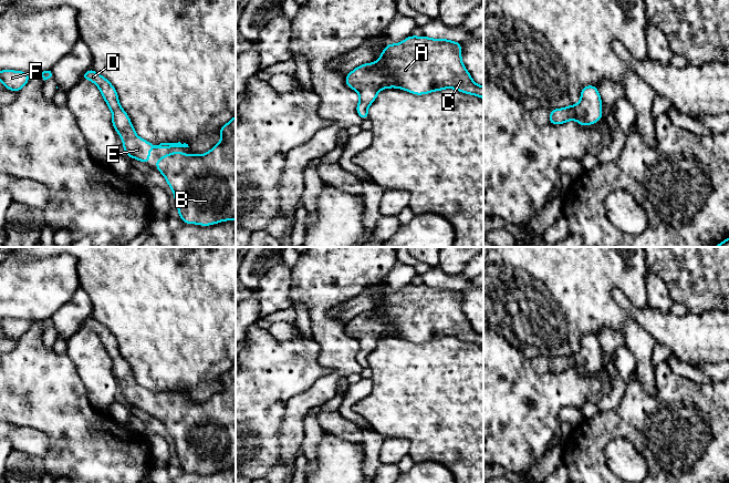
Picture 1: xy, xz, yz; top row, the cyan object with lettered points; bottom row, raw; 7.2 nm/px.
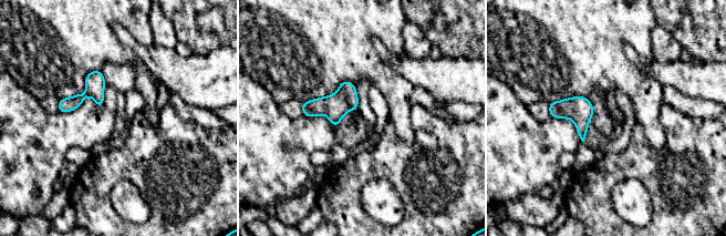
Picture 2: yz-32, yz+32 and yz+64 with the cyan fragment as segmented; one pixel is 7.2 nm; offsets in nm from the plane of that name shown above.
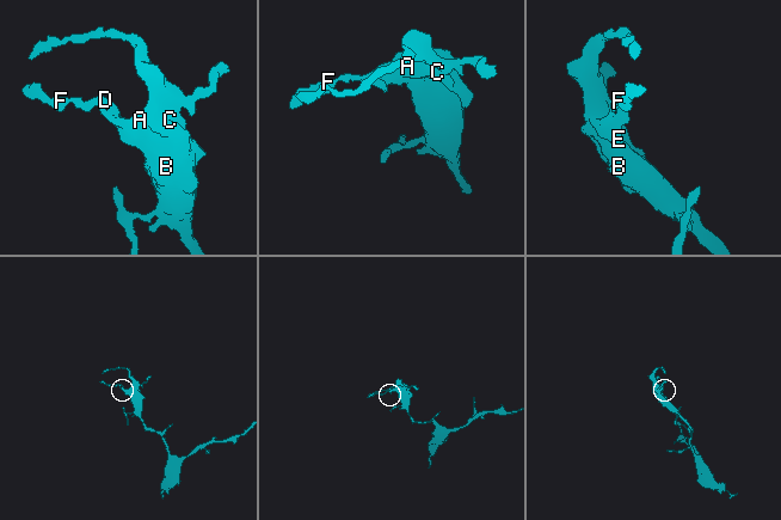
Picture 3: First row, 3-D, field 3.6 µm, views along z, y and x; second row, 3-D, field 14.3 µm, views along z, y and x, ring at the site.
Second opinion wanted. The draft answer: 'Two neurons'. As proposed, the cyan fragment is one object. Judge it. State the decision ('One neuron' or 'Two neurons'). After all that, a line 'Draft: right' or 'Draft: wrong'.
One neuron
Draft: wrong

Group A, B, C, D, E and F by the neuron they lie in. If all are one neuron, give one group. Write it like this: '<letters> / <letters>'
A B C D E F

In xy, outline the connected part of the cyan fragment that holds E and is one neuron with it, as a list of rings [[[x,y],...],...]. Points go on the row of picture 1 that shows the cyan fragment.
[[[92,69],[87,70],[82,75],[82,80],[90,80],[100,89],[106,104],[112,111],[112,124],[122,138],[126,156],[136,158],[145,164],[149,164],[149,151],[152,148],[189,147],[188,144],[181,144],[180,142],[154,145],[138,137],[133,124],[131,123],[129,116],[121,107],[116,90],[110,81]]]

